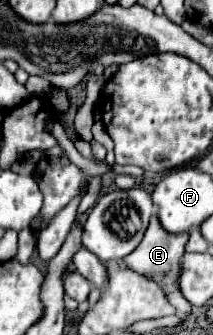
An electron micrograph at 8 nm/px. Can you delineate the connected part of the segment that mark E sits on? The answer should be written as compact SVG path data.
M153 215L151 217L151 223L145 231L145 237L143 241L137 245L137 249L133 253L129 253L125 259L123 259L123 265L143 277L149 277L149 279L159 279L159 285L165 289L165 297L169 299L169 303L177 309L177 313L181 315L189 315L191 313L191 305L189 301L185 301L185 297L181 295L179 291L179 265L181 265L181 257L185 253L185 243L187 243L189 235L171 235L171 233L165 233L165 229L161 229L161 223L157 221L157 217Z

